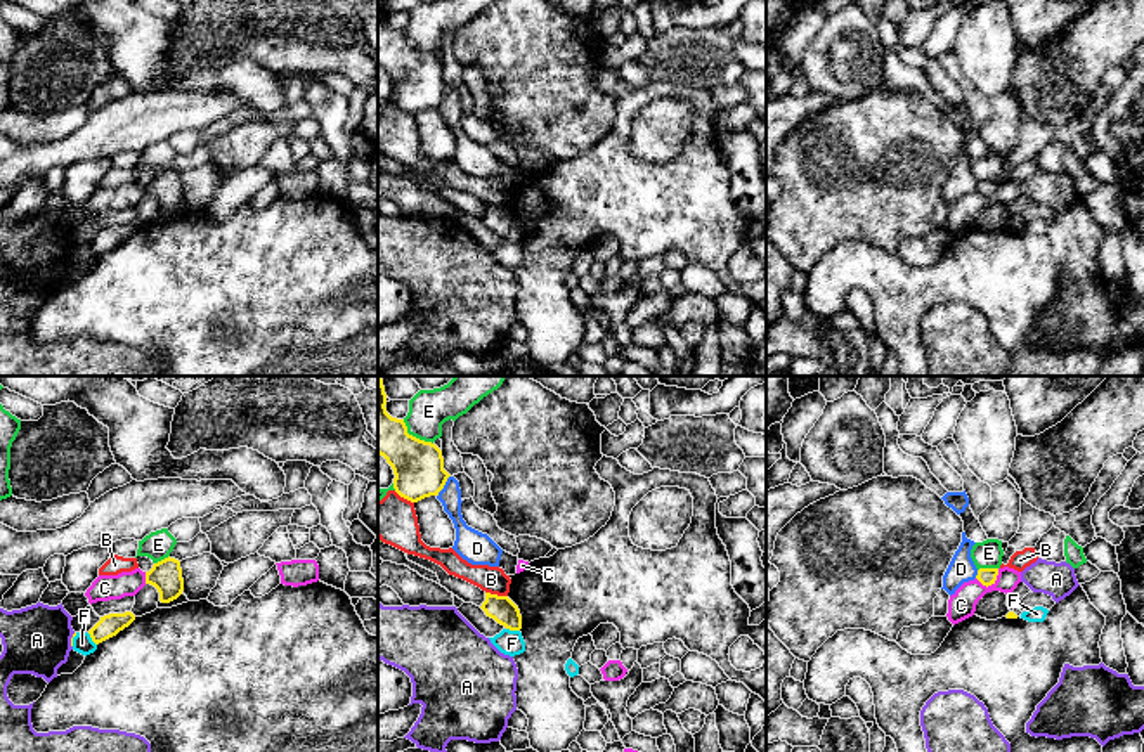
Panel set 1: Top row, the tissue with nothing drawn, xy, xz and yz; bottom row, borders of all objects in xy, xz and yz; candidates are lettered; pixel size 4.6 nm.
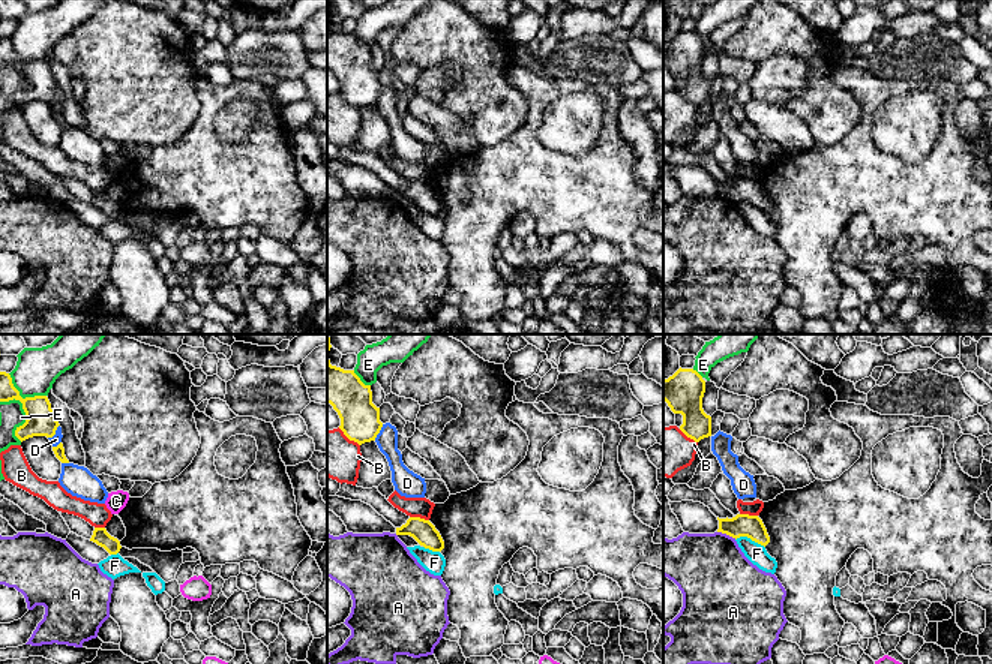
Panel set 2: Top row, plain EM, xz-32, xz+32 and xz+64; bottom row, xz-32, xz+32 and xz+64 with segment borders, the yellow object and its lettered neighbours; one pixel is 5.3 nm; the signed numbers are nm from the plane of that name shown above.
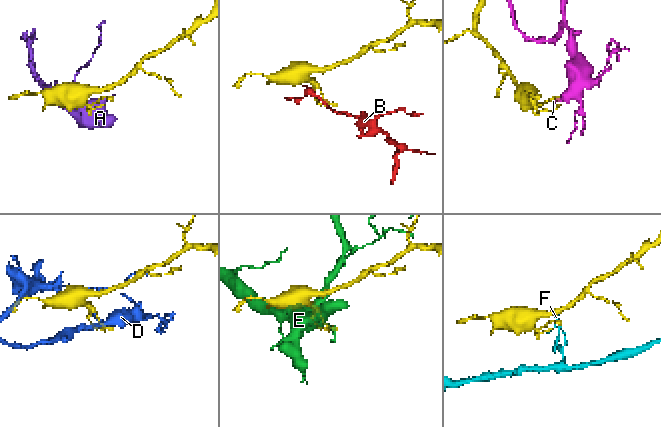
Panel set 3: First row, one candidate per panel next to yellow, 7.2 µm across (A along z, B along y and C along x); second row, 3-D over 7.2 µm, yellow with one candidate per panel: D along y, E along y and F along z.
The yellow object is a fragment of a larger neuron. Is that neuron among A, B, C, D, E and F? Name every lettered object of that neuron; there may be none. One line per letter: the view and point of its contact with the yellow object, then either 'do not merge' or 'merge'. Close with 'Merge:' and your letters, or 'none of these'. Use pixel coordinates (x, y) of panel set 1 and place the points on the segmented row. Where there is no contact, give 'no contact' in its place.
A: contact xy (71, 640); do not merge
B: contact xz (496, 595); do not merge
C: contact yz (990, 584); do not merge
D: contact xz (444, 484); do not merge
E: contact xz (415, 437); do not merge
F: contact xz (513, 629); do not merge
Merge: none of these

